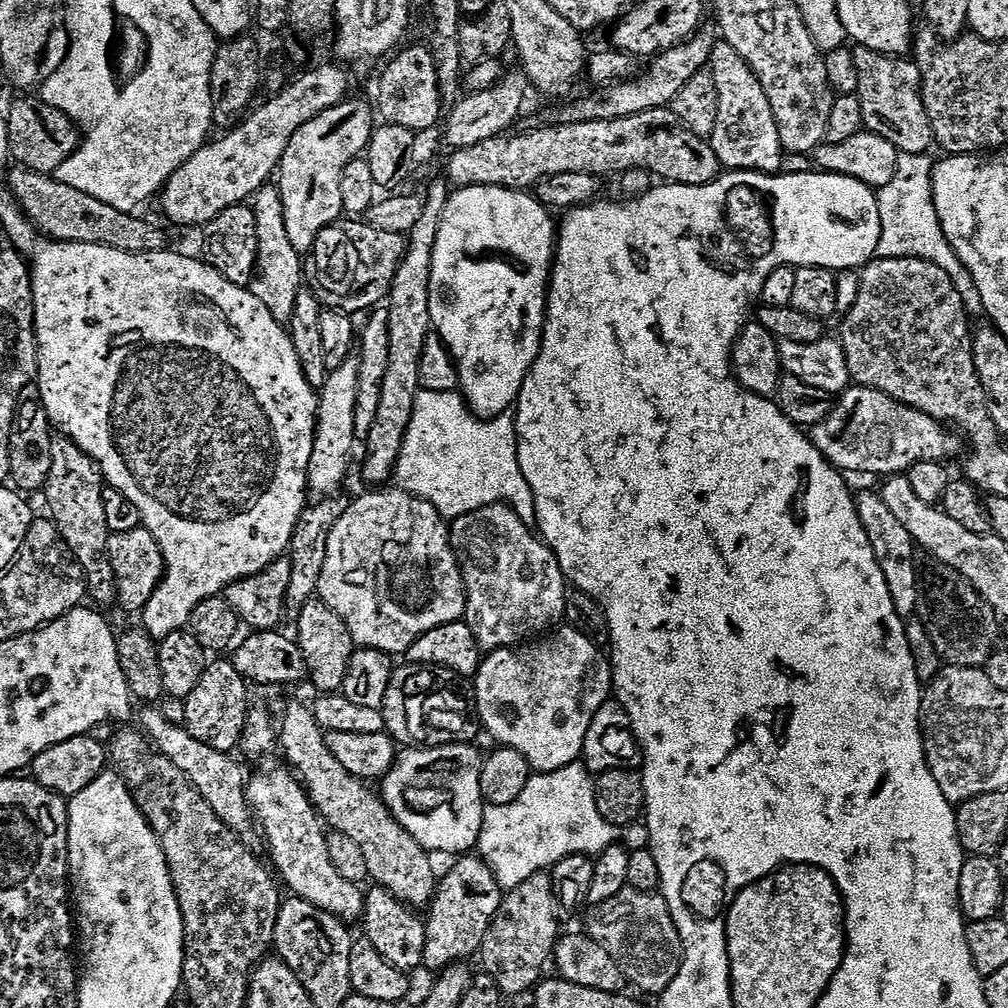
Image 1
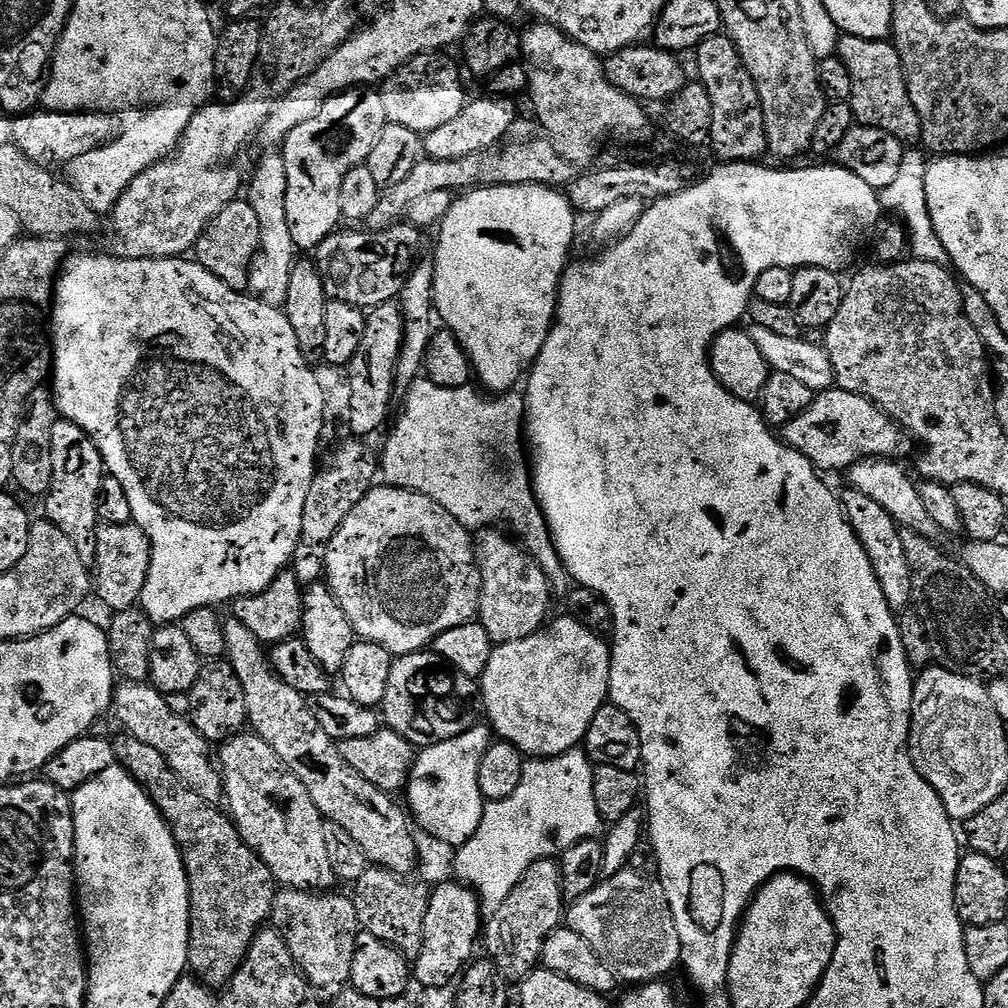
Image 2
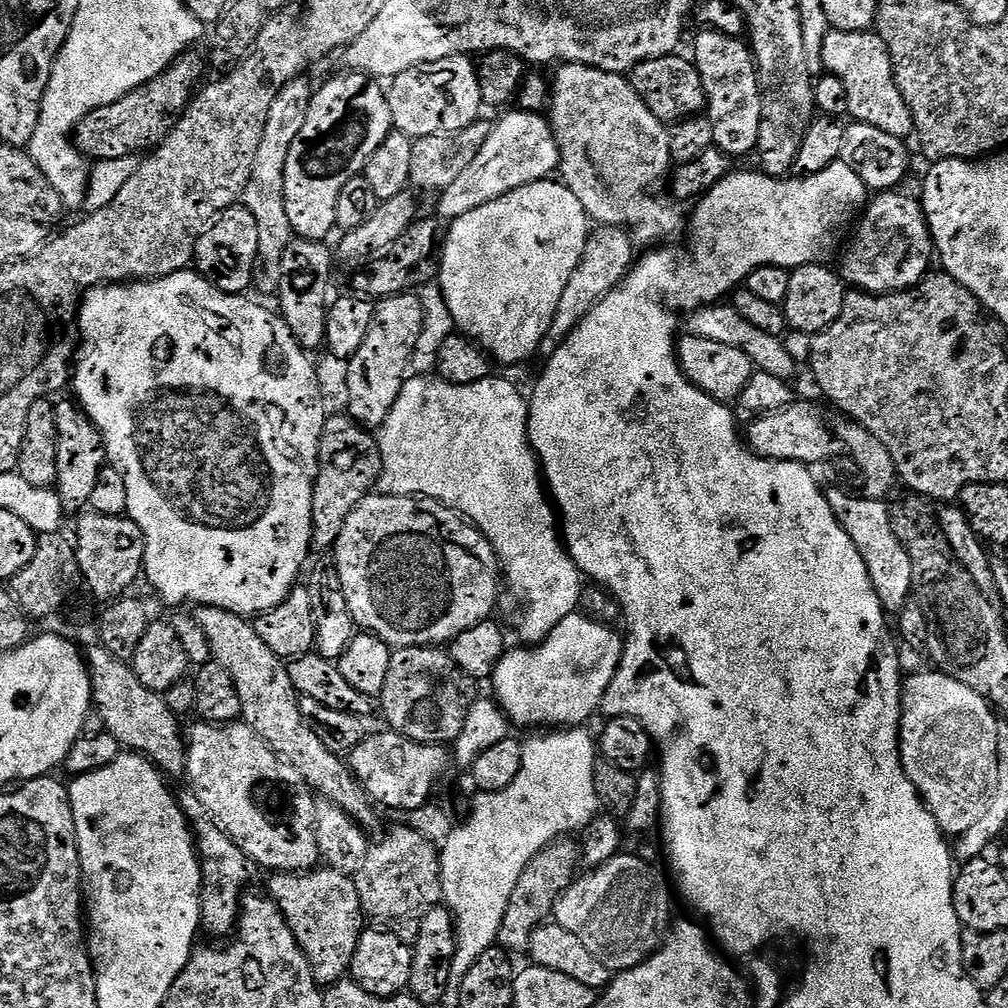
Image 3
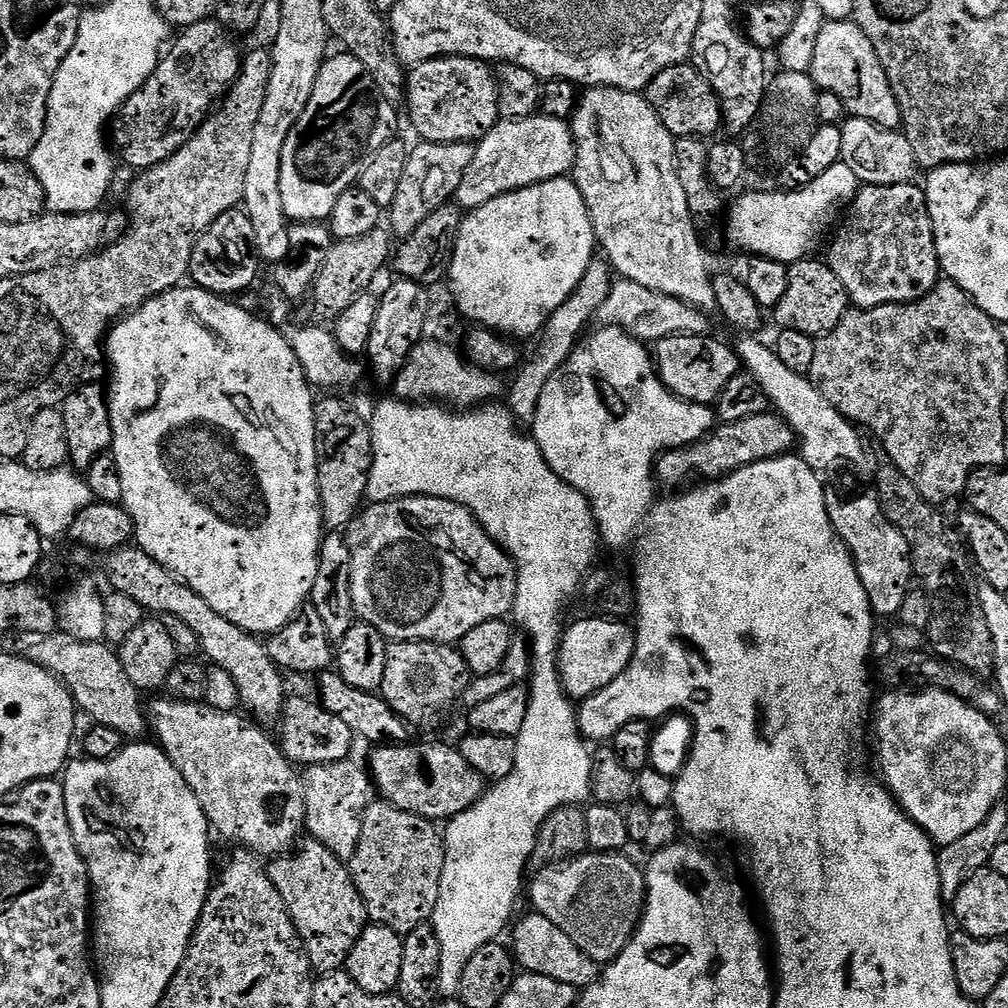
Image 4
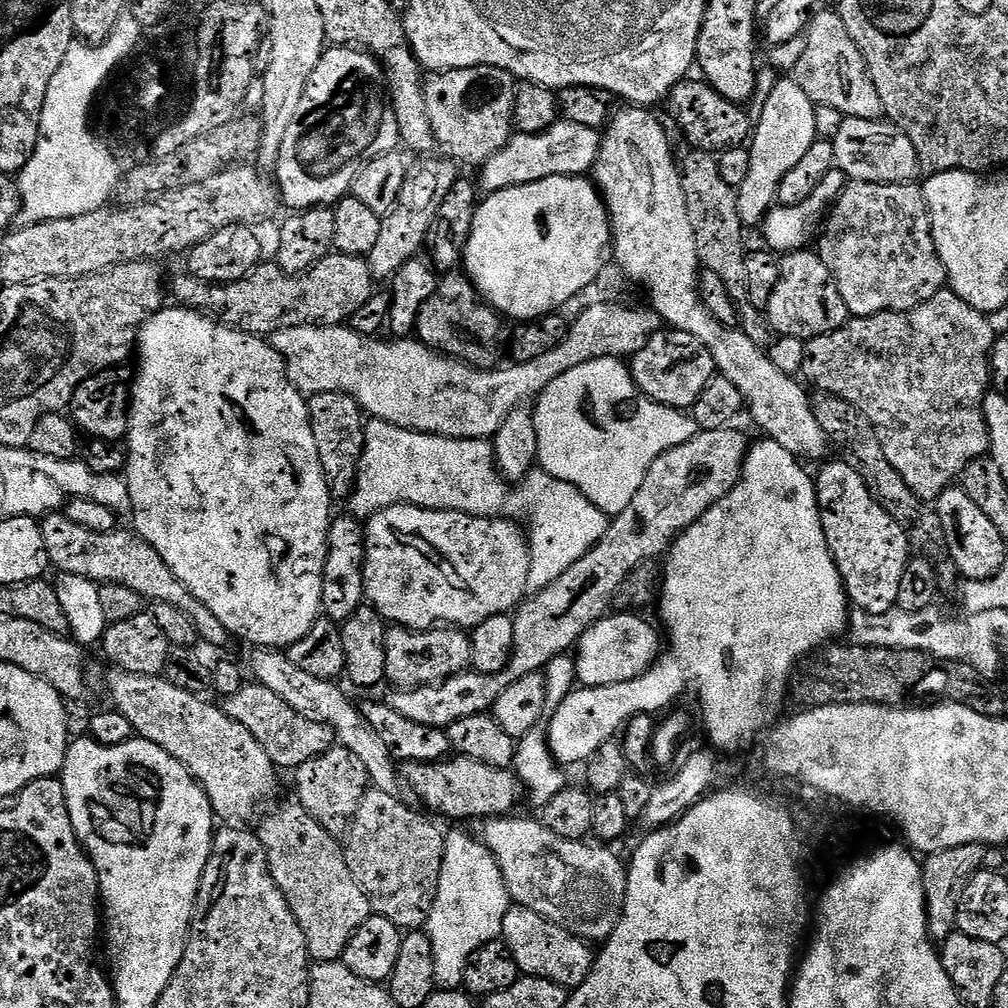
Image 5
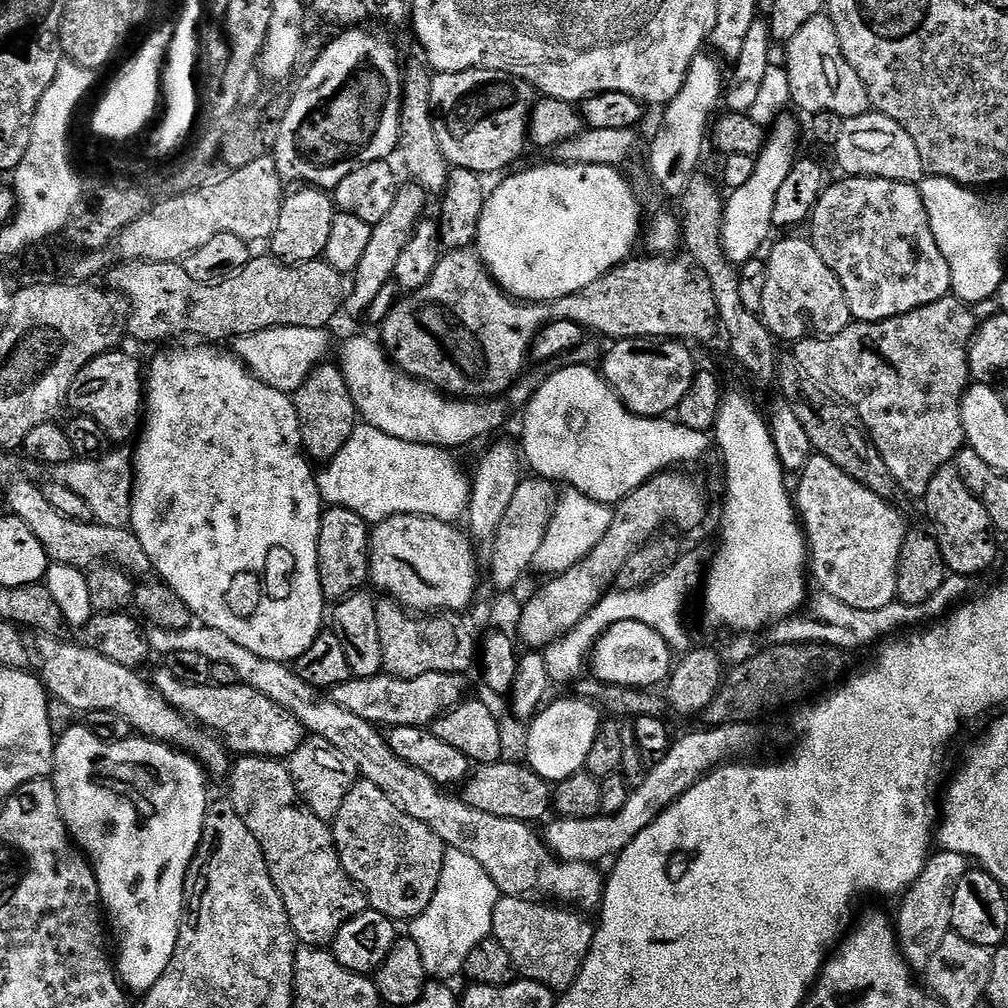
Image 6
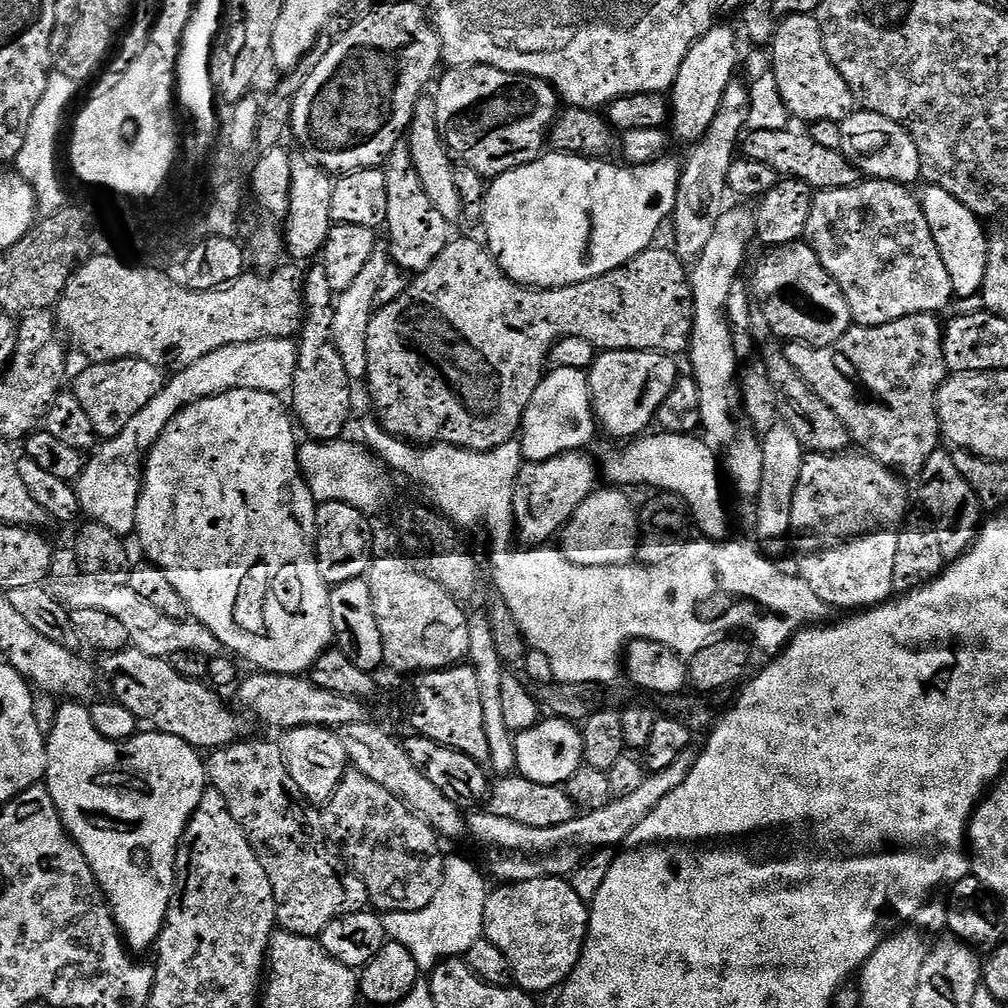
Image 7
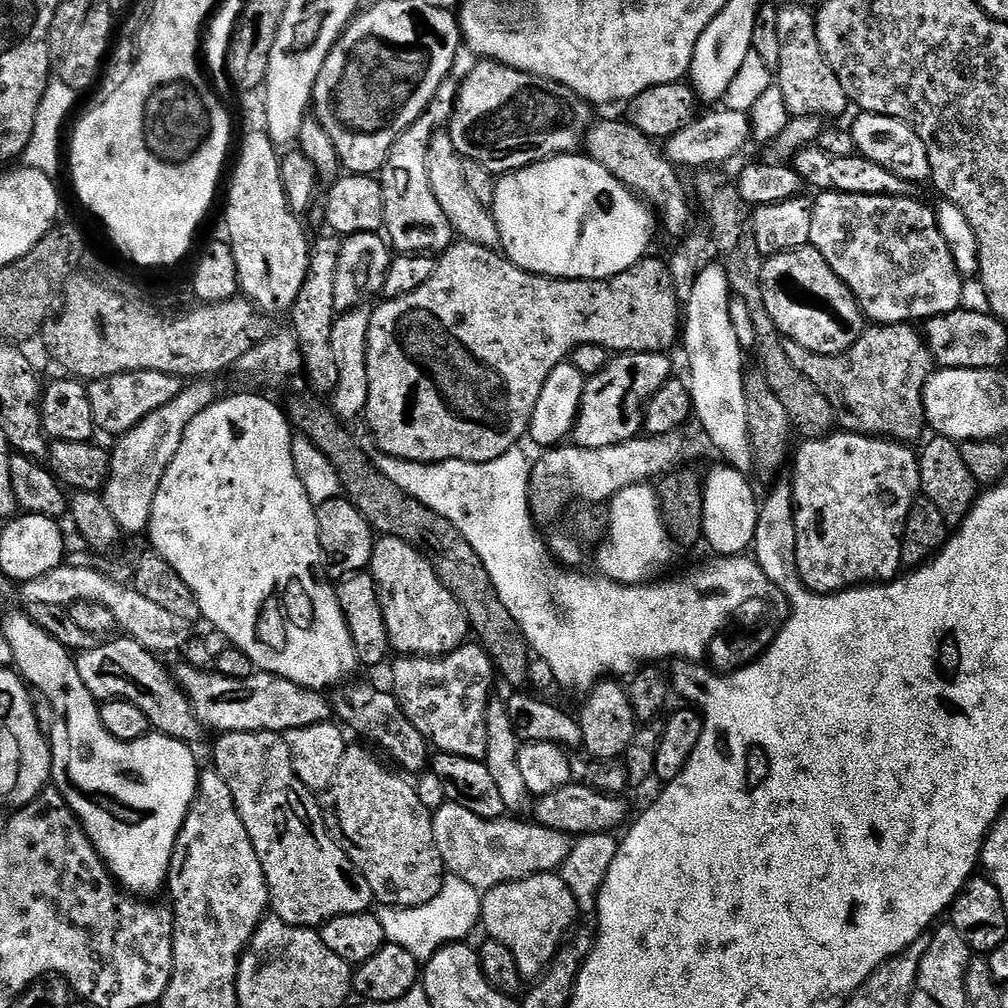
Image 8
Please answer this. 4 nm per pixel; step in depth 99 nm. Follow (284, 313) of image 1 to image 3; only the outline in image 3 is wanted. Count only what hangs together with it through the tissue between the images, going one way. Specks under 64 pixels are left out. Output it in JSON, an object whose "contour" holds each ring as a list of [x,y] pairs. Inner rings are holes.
{"contour":[[[297,78],[278,94],[274,106],[270,108],[266,130],[262,130],[262,142],[258,142],[258,158],[254,158],[252,177],[242,197],[243,207],[248,208],[250,214],[254,214],[254,222],[258,222],[260,259],[256,262],[254,288],[255,291],[265,292],[272,297],[280,291],[282,254],[286,254],[286,246],[294,239],[290,218],[286,218],[286,158],[290,154],[290,146],[294,146],[294,138],[298,138],[298,130],[302,130],[302,122],[306,122],[313,91],[313,85],[308,85],[304,78]]]}

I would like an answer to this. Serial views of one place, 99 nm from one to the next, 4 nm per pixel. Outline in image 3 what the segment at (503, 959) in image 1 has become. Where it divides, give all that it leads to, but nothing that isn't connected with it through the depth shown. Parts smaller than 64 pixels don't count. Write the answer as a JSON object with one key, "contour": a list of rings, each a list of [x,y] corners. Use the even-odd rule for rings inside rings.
{"contour":[[[561,838],[547,844],[537,856],[530,858],[526,870],[522,870],[522,878],[518,878],[518,886],[514,886],[514,894],[510,894],[510,906],[506,906],[500,927],[499,947],[509,954],[527,953],[530,938],[534,938],[534,932],[553,919],[556,903],[577,879],[576,867],[579,869],[581,864],[579,843],[572,838]]]}

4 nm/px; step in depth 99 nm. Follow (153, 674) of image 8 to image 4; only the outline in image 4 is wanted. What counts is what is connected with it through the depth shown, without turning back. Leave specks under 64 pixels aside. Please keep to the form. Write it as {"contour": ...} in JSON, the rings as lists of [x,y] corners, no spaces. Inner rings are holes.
{"contour":[[[292,695],[285,699],[284,711],[278,721],[280,751],[293,766],[329,764],[349,759],[353,755],[352,743],[354,743],[350,726],[346,726],[346,722],[342,722],[338,714],[330,714],[330,710],[326,710],[323,704],[312,700]]]}

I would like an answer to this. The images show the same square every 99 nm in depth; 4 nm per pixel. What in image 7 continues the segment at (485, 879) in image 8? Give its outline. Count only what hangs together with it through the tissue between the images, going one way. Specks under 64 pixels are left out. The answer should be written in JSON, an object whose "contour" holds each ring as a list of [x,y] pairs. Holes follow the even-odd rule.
{"contour":[[[688,754],[679,756],[670,767],[645,775],[641,788],[635,794],[617,796],[606,806],[585,811],[570,822],[562,822],[562,826],[524,826],[522,822],[495,816],[491,810],[484,810],[476,814],[481,816],[473,820],[471,817],[470,832],[504,851],[504,857],[492,868],[500,882],[517,884],[538,876],[571,877],[584,867],[589,857],[597,852],[615,849],[615,844],[622,843],[631,832],[633,835],[655,813],[658,802],[662,802],[666,794],[677,791],[688,782],[688,771],[694,766],[693,757],[690,757]]]}

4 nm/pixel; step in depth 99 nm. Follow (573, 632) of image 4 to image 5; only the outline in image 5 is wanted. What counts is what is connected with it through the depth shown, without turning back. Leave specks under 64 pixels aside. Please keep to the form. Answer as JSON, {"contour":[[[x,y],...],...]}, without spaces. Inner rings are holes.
{"contour":[[[616,612],[599,620],[574,649],[577,681],[585,688],[614,686],[618,682],[630,682],[656,663],[662,651],[662,636],[644,621],[640,614]],[[660,635],[660,636],[659,636]]]}

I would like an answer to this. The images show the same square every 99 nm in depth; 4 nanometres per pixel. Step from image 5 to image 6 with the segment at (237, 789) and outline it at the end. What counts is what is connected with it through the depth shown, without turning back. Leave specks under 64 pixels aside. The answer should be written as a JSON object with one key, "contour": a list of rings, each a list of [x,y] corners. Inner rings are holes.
{"contour":[[[44,638],[41,639],[40,644],[40,656],[44,661],[40,664],[40,669],[38,669],[38,675],[44,685],[45,688],[48,689],[49,693],[53,697],[56,696],[58,699],[61,700],[62,703],[65,704],[68,708],[73,708],[76,712],[81,712],[81,714],[87,714],[90,712],[117,712],[118,714],[122,714],[122,718],[126,718],[126,722],[130,722],[130,726],[133,730],[135,730],[141,737],[147,738],[149,740],[158,740],[162,744],[167,744],[181,752],[186,752],[188,755],[195,757],[196,760],[199,760],[201,765],[213,777],[216,776],[224,776],[227,777],[230,772],[230,760],[228,764],[228,756],[230,757],[229,749],[226,747],[225,741],[221,739],[221,737],[217,736],[215,732],[201,726],[199,723],[193,722],[181,709],[177,708],[175,704],[172,704],[163,696],[160,691],[156,689],[155,686],[153,686],[151,683],[148,684],[146,681],[143,680],[142,677],[140,677],[141,673],[137,671],[135,668],[127,668],[126,666],[118,666],[118,662],[110,662],[110,658],[102,658],[102,654],[98,654],[98,650],[94,650],[93,648],[89,648],[85,646],[83,643],[77,642],[77,644],[64,644],[68,642],[61,642],[59,639],[56,638]]]}

